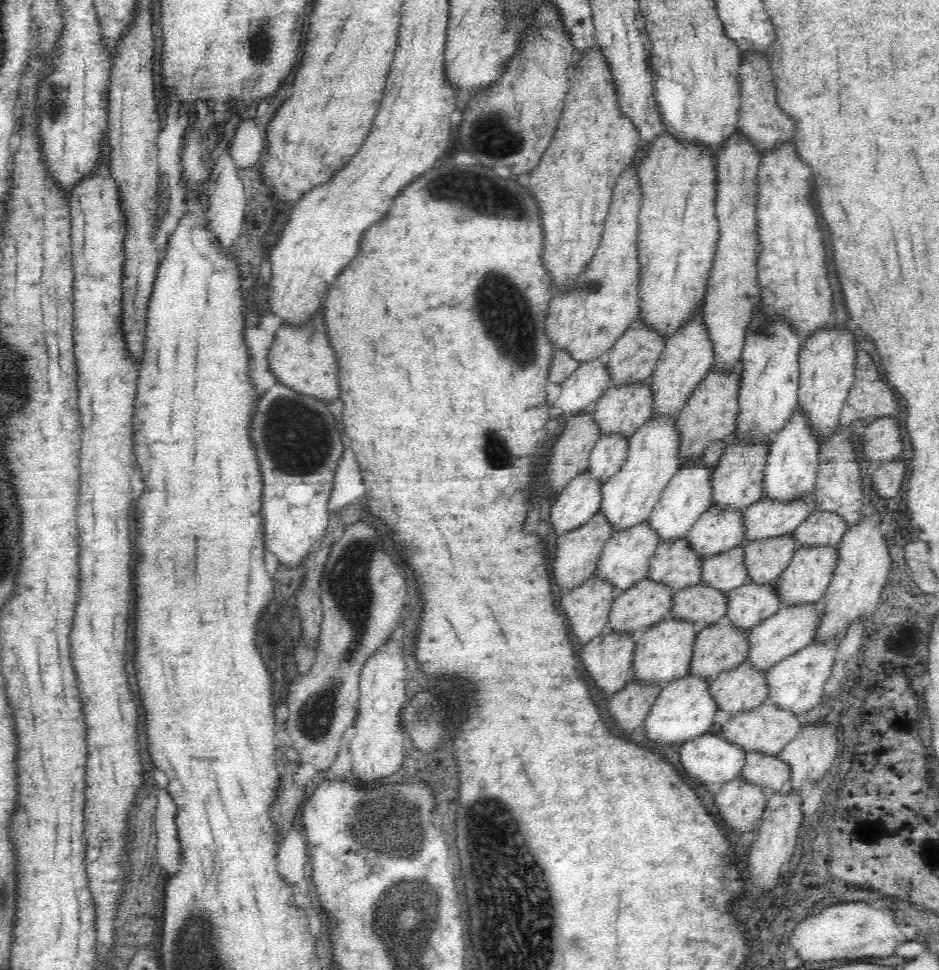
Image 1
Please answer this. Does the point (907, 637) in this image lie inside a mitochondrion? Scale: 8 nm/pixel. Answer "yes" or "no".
no

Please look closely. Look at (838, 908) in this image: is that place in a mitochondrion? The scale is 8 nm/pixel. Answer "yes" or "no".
no

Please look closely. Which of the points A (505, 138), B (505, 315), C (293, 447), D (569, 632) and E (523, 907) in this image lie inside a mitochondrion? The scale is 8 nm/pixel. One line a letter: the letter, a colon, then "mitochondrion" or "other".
A: mitochondrion
B: mitochondrion
C: mitochondrion
D: other
E: mitochondrion

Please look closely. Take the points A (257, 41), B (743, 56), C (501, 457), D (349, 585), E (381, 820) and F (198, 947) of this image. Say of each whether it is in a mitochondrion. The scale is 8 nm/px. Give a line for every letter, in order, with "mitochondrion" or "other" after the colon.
A: mitochondrion
B: other
C: mitochondrion
D: mitochondrion
E: mitochondrion
F: mitochondrion

